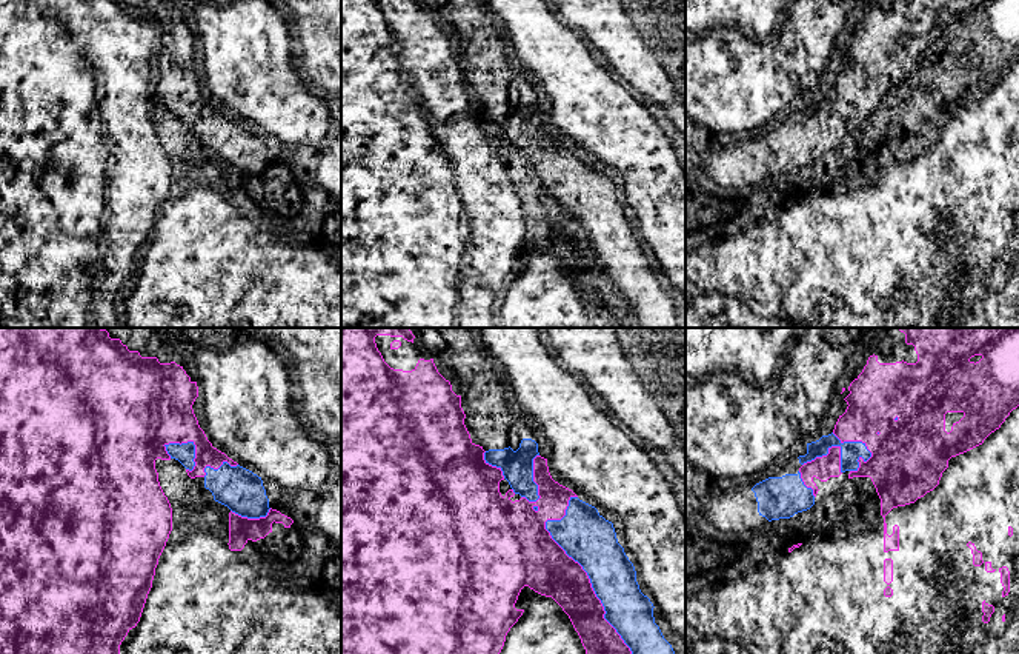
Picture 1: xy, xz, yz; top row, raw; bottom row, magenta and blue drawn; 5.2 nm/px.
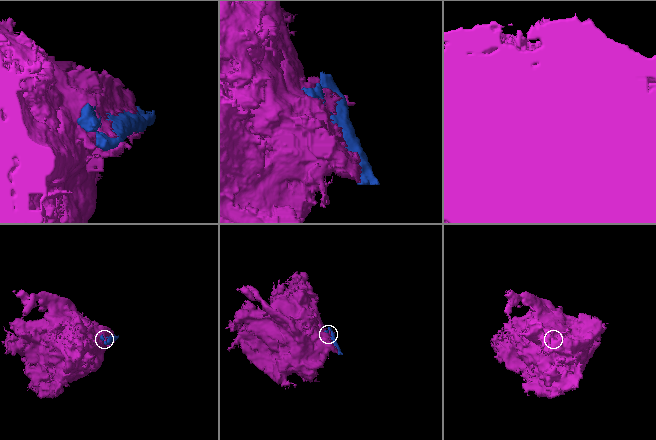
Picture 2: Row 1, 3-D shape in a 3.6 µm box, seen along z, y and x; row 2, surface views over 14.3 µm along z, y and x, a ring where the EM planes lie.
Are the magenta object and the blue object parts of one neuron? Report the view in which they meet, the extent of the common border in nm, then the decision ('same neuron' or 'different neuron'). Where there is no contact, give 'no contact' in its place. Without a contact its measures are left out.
xz | 900 nm | different neuron

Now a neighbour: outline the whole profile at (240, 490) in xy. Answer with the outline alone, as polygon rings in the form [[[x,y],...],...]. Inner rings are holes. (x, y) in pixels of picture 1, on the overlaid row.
[[[223,462],[218,469],[206,466],[204,472],[204,488],[212,492],[215,502],[241,517],[267,516],[271,508],[261,477],[240,465],[231,466],[227,462]]]

